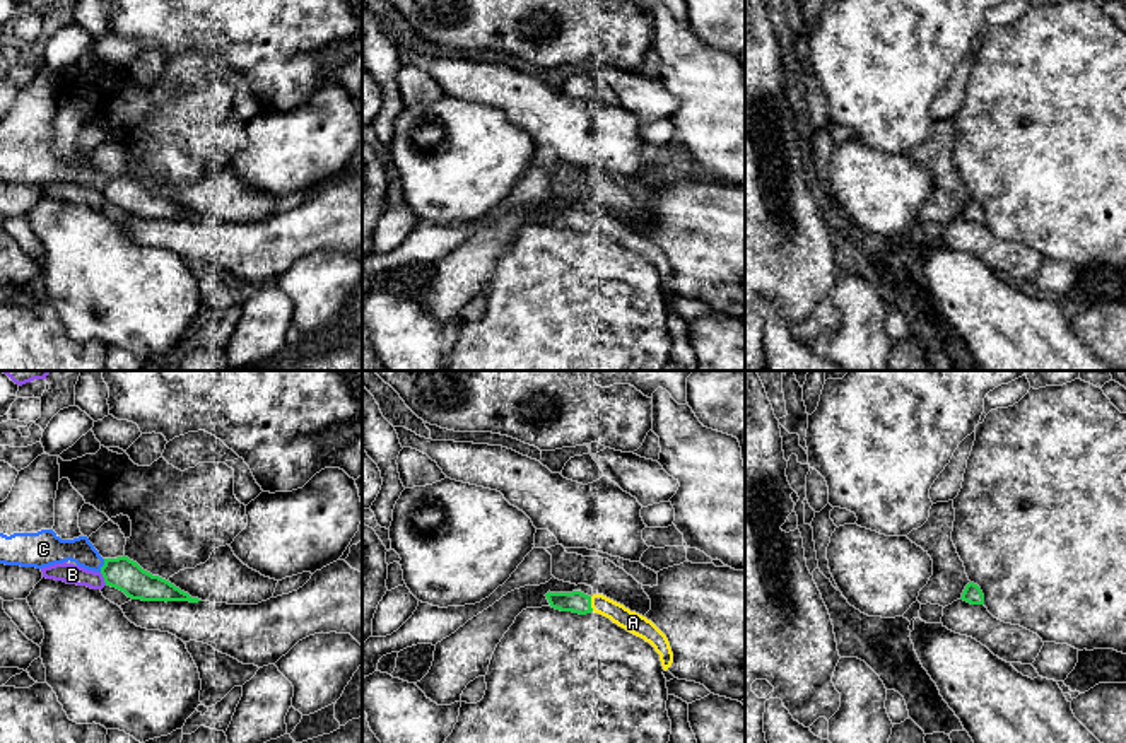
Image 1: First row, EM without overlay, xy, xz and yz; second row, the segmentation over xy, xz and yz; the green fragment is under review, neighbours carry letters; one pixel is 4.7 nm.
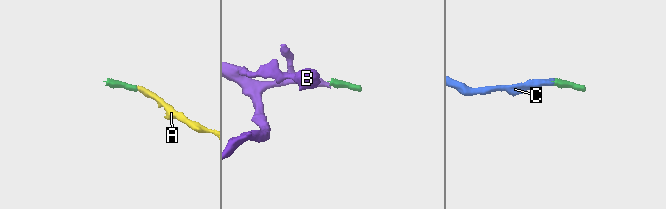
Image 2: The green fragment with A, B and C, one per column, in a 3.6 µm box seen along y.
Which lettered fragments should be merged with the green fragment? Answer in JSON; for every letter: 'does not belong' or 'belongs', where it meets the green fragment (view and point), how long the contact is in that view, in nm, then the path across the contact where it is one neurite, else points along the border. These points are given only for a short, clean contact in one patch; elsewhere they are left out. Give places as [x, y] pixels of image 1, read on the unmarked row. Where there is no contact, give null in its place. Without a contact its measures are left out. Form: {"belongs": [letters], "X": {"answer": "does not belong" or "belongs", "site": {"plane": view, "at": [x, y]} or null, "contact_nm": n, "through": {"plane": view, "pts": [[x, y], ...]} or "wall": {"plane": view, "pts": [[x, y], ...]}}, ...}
{"belongs": ["A", "C"], "A": {"answer": "belongs", "site": {"plane": "xz", "at": [590, 221]}, "contact_nm": 70}, "B": {"answer": "does not belong", "site": {"plane": "xy", "at": [105, 197]}, "contact_nm": 70, "wall": {"plane": "xy", "pts": [[99, 190], [106, 202]]}}, "C": {"answer": "belongs", "site": {"plane": "xy", "at": [103, 183]}, "contact_nm": 70, "through": {"plane": "xy", "pts": [[122, 190], [103, 183], [81, 168], [53, 168]]}}}

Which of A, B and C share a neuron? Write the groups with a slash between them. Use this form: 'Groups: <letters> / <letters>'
Groups: A C / B

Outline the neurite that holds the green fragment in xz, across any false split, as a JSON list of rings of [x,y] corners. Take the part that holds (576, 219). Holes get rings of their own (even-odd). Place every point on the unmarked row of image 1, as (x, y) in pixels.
[[[548,208],[545,214],[550,224],[555,227],[572,229],[579,232],[595,229],[610,236],[619,244],[649,260],[654,265],[654,268],[660,272],[660,278],[665,289],[671,284],[673,270],[666,253],[646,234],[630,229],[624,222],[603,212],[588,214],[581,208],[572,208],[572,210]]]

